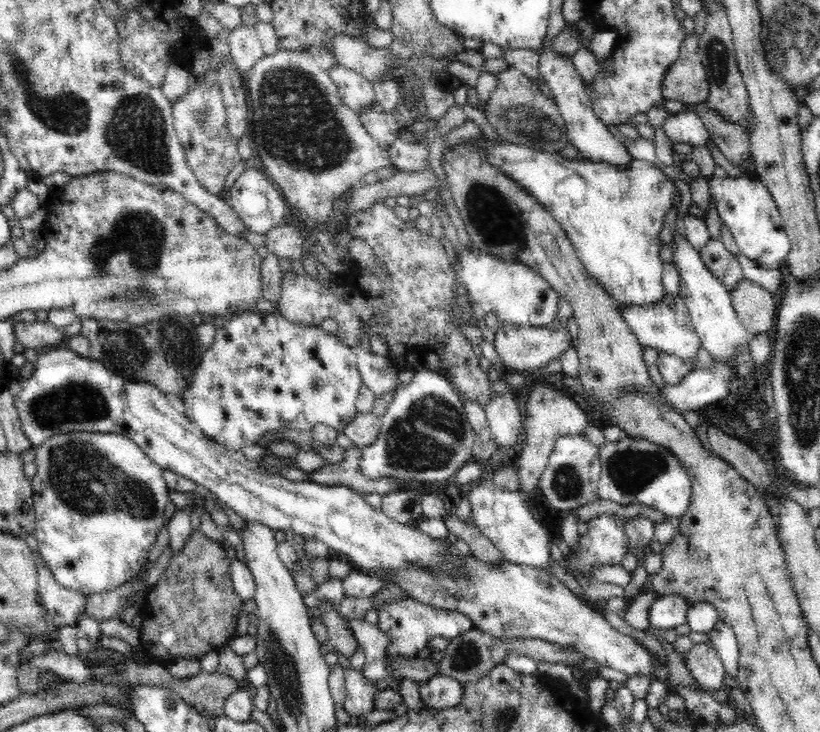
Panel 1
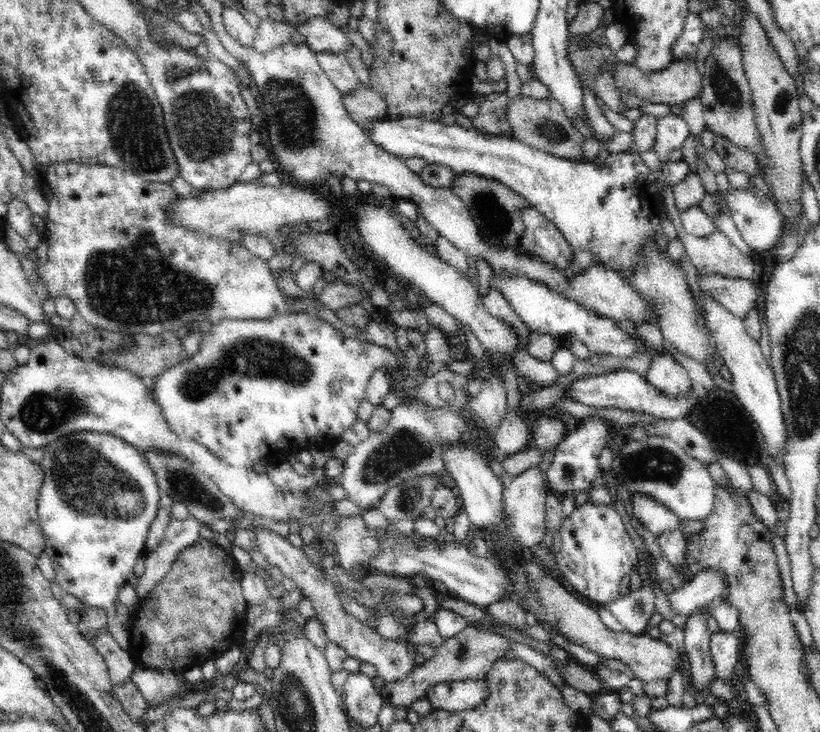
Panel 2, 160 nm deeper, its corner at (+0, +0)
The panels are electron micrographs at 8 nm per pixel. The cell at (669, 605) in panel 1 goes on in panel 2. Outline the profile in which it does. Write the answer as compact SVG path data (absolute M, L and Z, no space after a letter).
M708 567L700 571L684 587L668 594L672 610L684 614L687 618L699 607L720 600L725 592L724 573L716 571L716 567Z

